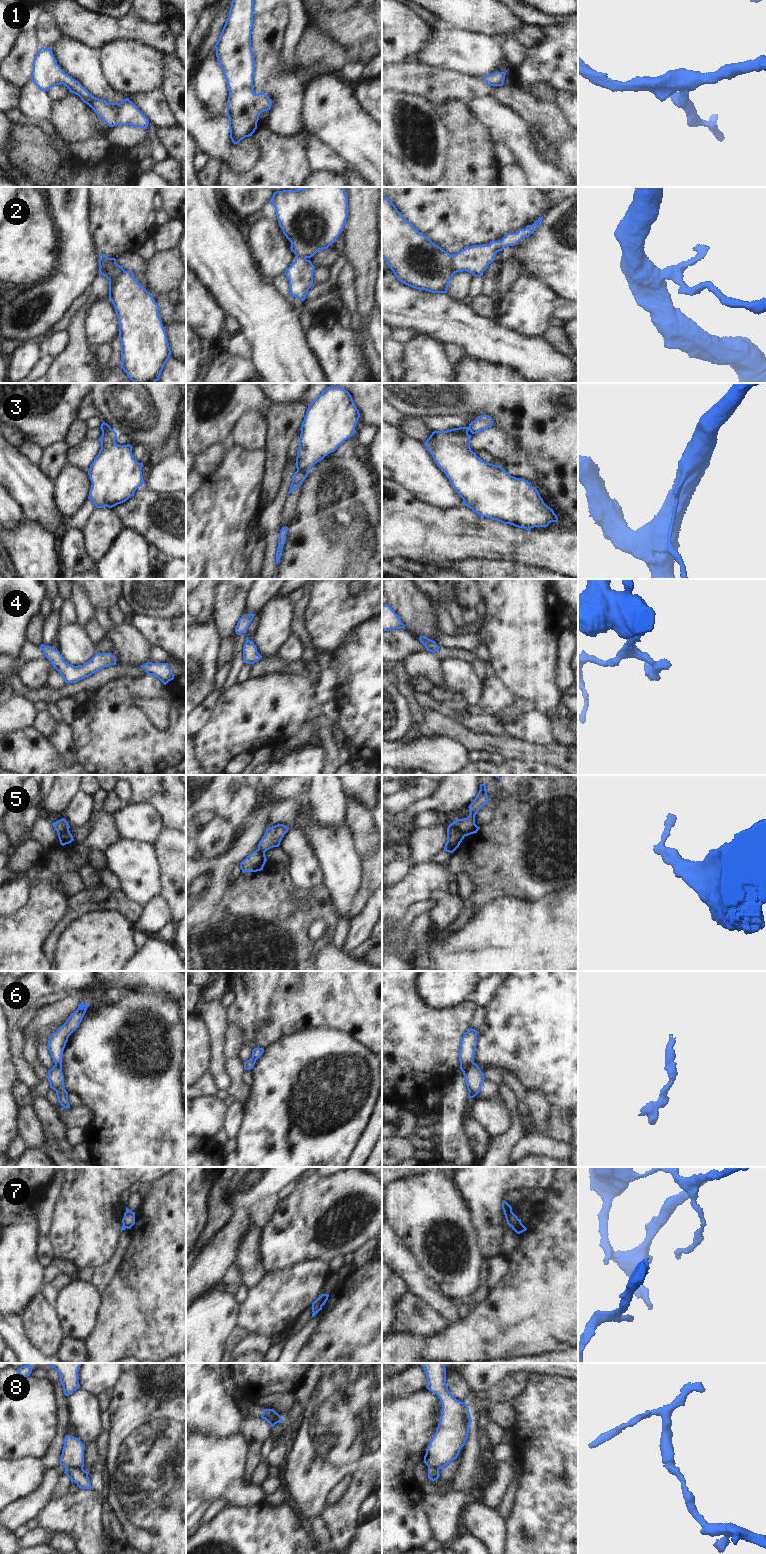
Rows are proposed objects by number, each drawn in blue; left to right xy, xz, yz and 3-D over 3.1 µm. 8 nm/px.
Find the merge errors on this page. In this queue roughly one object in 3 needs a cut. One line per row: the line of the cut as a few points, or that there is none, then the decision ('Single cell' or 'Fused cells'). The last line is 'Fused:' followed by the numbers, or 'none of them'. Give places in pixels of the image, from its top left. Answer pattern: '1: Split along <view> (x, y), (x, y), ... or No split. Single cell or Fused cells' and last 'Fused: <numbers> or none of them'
1: No split. Single cell
2: Split along yz (451, 255), (453, 267), (457, 271). Fused cells
3: Split along xz (297, 469), (307, 471). Fused cells
4: No split. Single cell
5: Split along yz (453, 822), (465, 835). Fused cells
6: Split along yz (472, 1061), (464, 1075). Fused cells
7: Split along yz (521, 1223), (512, 1227). Fused cells
8: Split along xy (66, 1467), (80, 1467), (82, 1469). Fused cells
Fused: 2, 3, 5, 6, 7, 8

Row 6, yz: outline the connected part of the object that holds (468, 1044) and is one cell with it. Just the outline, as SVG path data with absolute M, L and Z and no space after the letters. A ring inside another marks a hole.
M470 1028L464 1033L459 1049L460 1069L463 1075L465 1075L467 1069L474 1060L476 1046L477 1030Z

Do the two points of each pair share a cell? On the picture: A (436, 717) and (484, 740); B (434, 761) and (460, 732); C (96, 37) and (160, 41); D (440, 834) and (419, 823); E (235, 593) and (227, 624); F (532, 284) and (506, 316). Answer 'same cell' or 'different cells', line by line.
A: same cell
B: different cells
C: same cell
D: different cells
E: same cell
F: same cell

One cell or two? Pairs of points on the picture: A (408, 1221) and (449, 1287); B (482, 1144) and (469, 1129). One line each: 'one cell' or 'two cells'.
A: one cell
B: one cell

